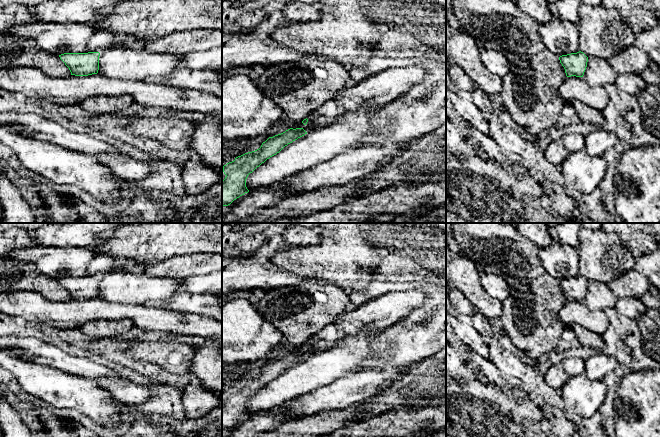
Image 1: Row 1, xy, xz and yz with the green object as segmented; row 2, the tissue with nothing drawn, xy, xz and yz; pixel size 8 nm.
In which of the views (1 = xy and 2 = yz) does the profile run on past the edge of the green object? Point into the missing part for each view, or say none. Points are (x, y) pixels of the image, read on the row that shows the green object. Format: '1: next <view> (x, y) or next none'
1: next none
2: next none

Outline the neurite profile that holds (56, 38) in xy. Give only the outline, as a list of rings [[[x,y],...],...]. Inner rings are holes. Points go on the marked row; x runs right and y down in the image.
[[[36,21],[11,27],[1,33],[31,39],[42,51],[56,55],[101,52],[115,46],[126,49],[143,48],[144,46],[144,43],[139,43],[133,36],[127,36],[124,41],[117,42],[112,33],[89,23]]]

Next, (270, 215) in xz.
[[[361,178],[351,180],[345,185],[333,185],[317,189],[313,192],[286,198],[272,208],[235,223],[275,223],[281,219],[301,218],[318,211],[331,209],[350,200],[358,191]]]

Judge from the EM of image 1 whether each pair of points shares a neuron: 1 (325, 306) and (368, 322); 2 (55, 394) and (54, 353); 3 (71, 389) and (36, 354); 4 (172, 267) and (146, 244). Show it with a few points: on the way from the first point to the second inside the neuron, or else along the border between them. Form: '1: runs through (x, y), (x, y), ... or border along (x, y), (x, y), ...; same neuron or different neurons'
1: border along (345, 310), (333, 322); different neurons
2: border along (31, 362), (46, 364), (76, 376); different neurons
3: border along (24, 357), (30, 361), (47, 364), (68, 373); different neurons
4: border along (186, 254), (168, 257), (145, 266); different neurons

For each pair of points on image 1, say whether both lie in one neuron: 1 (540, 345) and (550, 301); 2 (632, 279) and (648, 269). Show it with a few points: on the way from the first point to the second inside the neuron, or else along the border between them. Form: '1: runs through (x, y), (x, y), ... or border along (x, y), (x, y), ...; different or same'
1: runs through (540, 334), (541, 312); same
2: border along (634, 268), (649, 282); different

